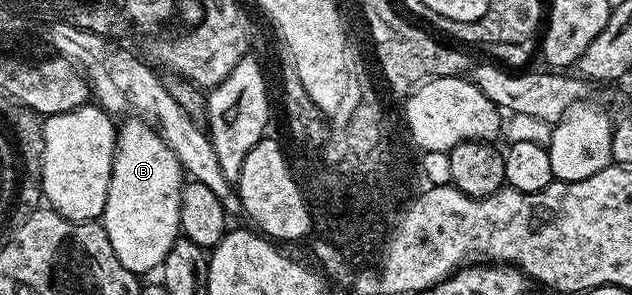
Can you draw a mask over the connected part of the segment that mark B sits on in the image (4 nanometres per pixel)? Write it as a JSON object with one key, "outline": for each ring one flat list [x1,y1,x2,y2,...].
{"outline":[[129,119,124,126,120,126,117,134,117,152,113,155,113,174,111,175,111,183,107,191,107,203,105,204,105,212,103,214,103,224,107,231,107,239,111,239,111,247,115,247,115,255,119,255,119,263,123,263,123,267,127,267,132,273,144,275,148,269,156,270,162,264,167,255,167,251,171,251,171,247,176,243,181,233,181,220,179,219,179,211,181,210,181,190,183,188,183,170,179,159,175,155,175,151,171,151,168,143,157,134,154,126,146,123,141,119]]}

